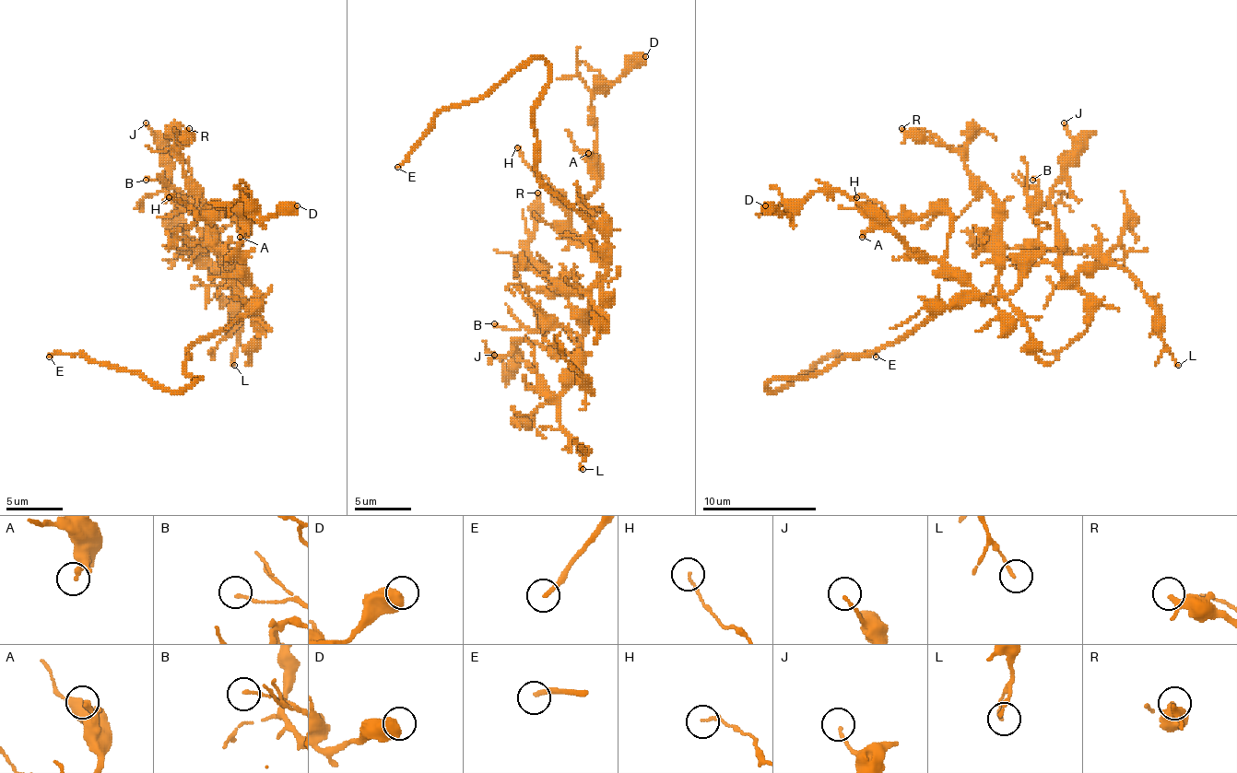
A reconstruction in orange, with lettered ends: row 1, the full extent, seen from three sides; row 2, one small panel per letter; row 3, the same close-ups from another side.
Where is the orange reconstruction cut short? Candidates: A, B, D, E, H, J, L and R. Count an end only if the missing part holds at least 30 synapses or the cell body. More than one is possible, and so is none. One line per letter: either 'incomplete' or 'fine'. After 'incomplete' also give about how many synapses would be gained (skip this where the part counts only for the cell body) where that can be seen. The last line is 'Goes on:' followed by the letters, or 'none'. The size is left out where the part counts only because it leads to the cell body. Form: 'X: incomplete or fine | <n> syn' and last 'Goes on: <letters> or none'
A: fine
B: fine
D: fine
E: incomplete
H: fine
J: fine
L: fine
R: fine
Goes on: E

